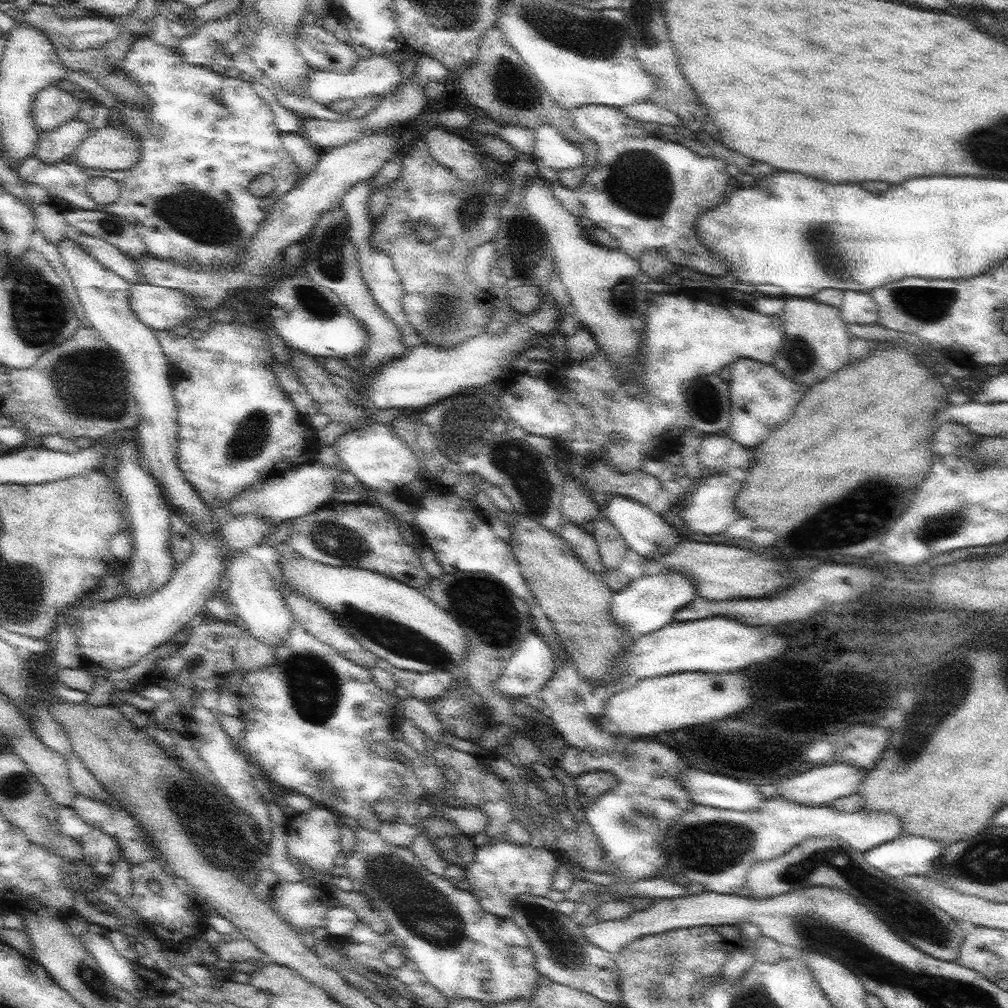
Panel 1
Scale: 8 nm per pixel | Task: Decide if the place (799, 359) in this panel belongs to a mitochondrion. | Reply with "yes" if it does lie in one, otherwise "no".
yes

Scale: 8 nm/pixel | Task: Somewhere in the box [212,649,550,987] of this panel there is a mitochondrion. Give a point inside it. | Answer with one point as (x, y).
(425, 910)

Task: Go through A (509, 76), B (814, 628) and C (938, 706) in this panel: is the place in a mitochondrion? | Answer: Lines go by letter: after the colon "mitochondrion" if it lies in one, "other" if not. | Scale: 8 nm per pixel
A: mitochondrion
B: other
C: mitochondrion

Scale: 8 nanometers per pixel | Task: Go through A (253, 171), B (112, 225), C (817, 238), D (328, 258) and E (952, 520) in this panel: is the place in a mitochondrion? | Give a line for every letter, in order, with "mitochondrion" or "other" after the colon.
A: other
B: mitochondrion
C: mitochondrion
D: mitochondrion
E: mitochondrion

